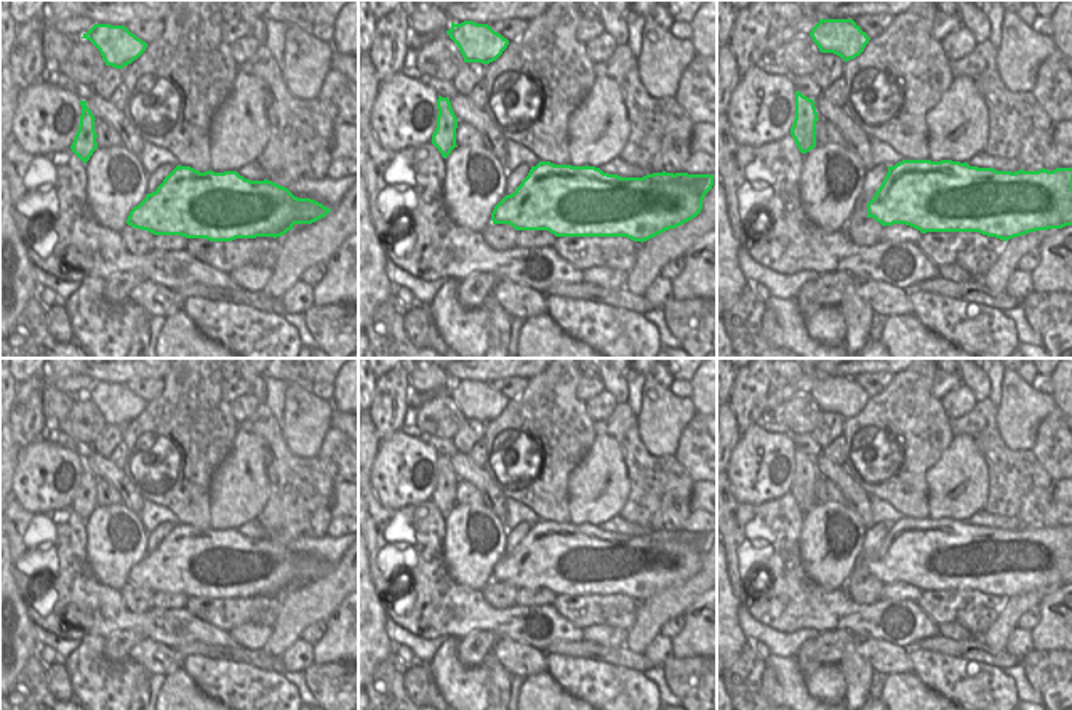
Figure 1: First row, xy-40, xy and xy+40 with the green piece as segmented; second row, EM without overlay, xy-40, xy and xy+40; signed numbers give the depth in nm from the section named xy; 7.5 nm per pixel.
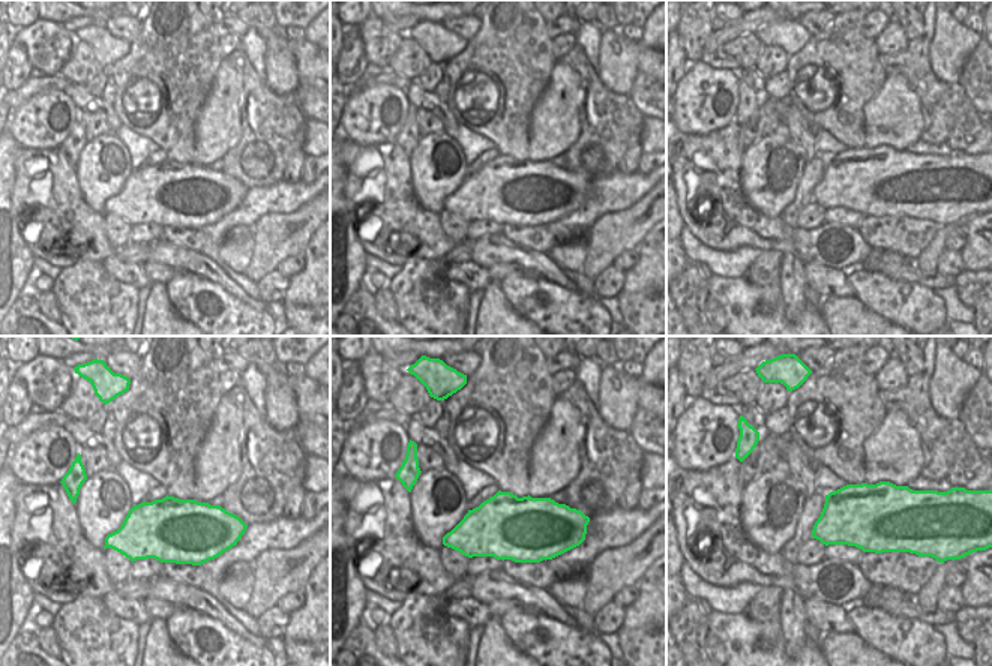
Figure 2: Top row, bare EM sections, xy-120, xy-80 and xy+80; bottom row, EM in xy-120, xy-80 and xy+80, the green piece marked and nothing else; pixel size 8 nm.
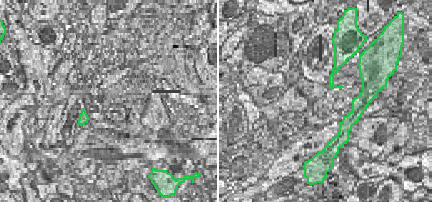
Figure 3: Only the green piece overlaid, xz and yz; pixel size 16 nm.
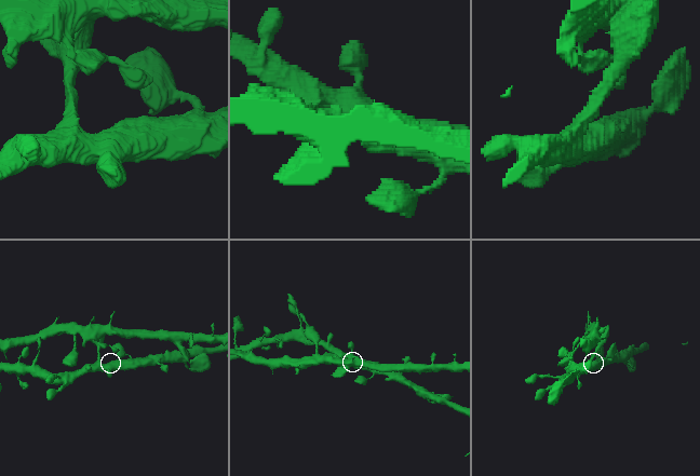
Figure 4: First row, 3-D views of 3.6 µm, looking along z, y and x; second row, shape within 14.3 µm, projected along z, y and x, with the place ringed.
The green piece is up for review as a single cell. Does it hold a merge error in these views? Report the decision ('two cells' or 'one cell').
two cells

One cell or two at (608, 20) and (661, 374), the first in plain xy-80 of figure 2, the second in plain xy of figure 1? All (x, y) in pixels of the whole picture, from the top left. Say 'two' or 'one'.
one

